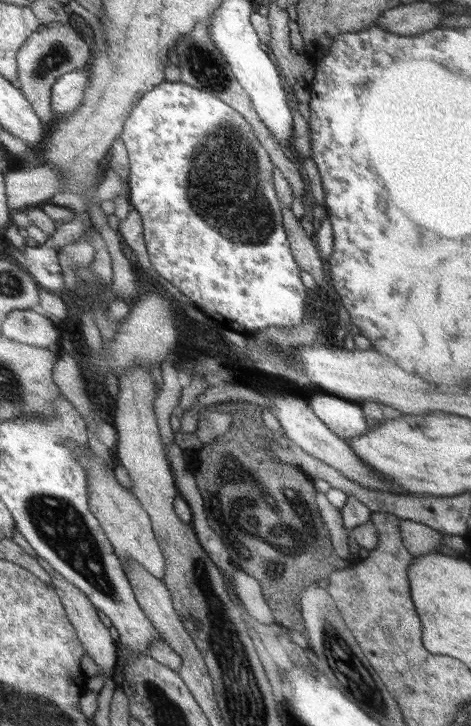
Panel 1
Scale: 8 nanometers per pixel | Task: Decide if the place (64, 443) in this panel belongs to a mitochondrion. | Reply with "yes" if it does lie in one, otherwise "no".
no

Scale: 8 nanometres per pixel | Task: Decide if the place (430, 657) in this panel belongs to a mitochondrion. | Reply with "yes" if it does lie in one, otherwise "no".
no

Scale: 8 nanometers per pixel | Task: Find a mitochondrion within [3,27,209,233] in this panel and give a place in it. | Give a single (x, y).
(57, 54)

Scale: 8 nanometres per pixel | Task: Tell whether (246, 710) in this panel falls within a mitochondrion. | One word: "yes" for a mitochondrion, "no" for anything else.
yes

